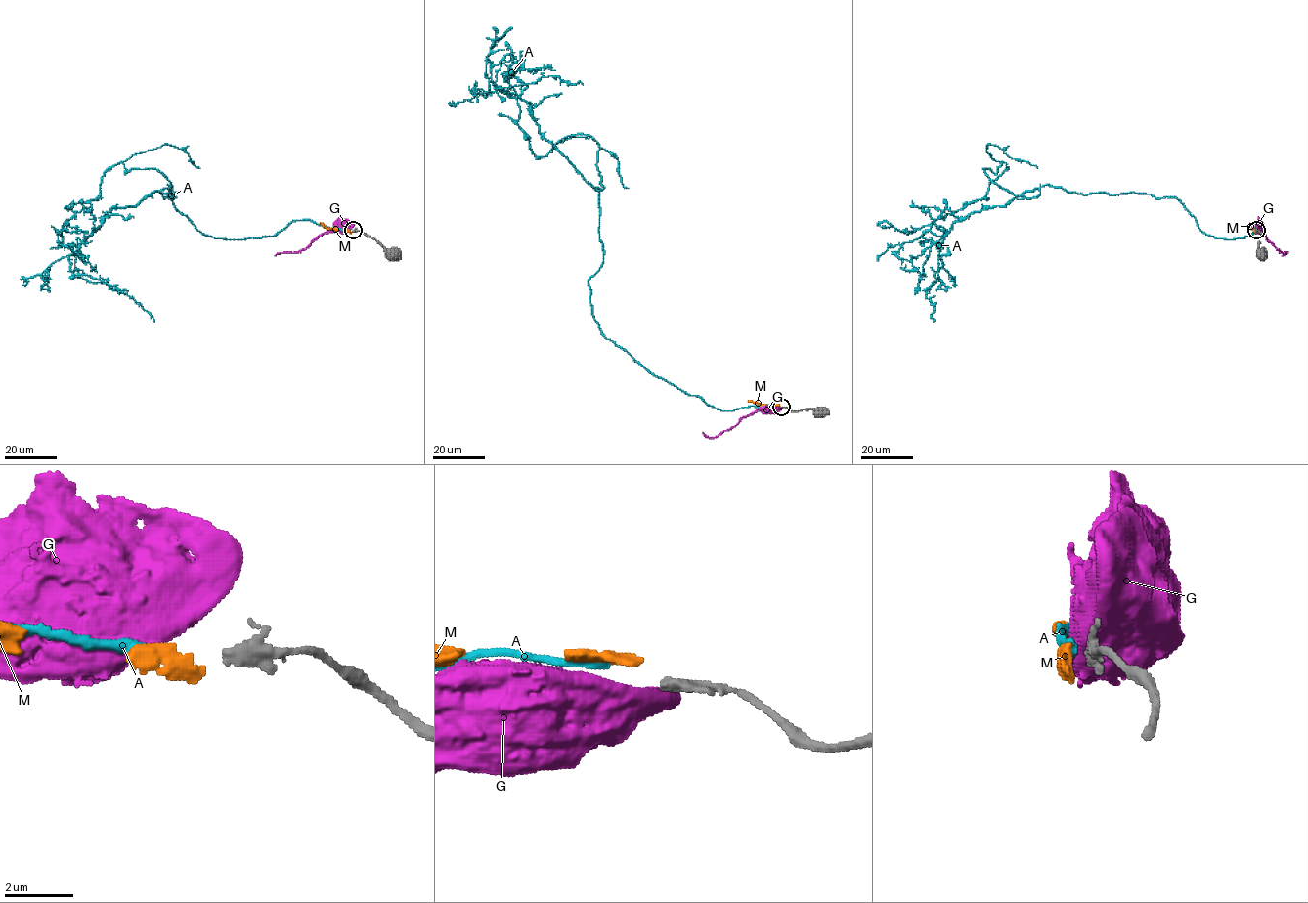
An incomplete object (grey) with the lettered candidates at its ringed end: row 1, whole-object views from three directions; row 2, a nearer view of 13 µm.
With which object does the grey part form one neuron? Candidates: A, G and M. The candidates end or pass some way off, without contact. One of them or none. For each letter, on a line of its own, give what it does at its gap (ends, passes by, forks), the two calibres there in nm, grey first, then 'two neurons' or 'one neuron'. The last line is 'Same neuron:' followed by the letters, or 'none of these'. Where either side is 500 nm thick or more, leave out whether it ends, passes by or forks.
A: it ends; calibres 400 and 200 nm; two neurons
G: calibres 400 and 750 nm; two neurons
M: it ends; calibres 400 and 360 nm; two neurons
Same neuron: none of these

